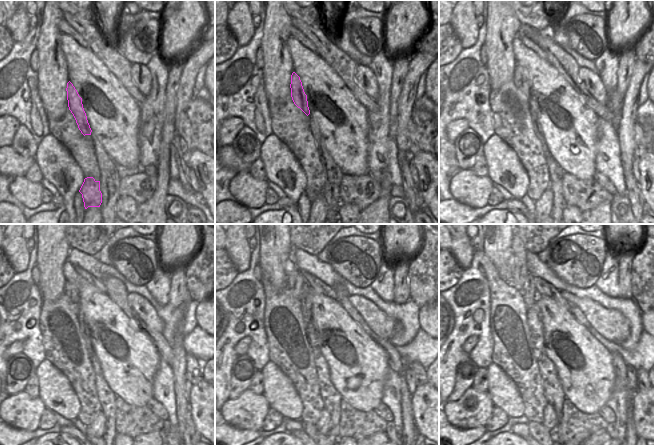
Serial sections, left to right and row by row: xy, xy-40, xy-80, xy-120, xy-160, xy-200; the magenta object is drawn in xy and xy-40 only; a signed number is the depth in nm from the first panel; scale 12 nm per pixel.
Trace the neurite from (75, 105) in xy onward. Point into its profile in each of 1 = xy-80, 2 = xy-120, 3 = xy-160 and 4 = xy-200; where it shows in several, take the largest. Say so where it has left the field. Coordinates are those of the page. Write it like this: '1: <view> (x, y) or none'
1: xy-80 (521, 81)
2: xy-120 (70, 290)
3: xy-160 (295, 280)
4: xy-200 (519, 273)

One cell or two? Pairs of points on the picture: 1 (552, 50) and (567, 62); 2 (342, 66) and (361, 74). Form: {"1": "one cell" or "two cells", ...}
{"1": "one cell", "2": "two cells"}

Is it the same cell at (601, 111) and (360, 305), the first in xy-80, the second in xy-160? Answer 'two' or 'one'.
two

